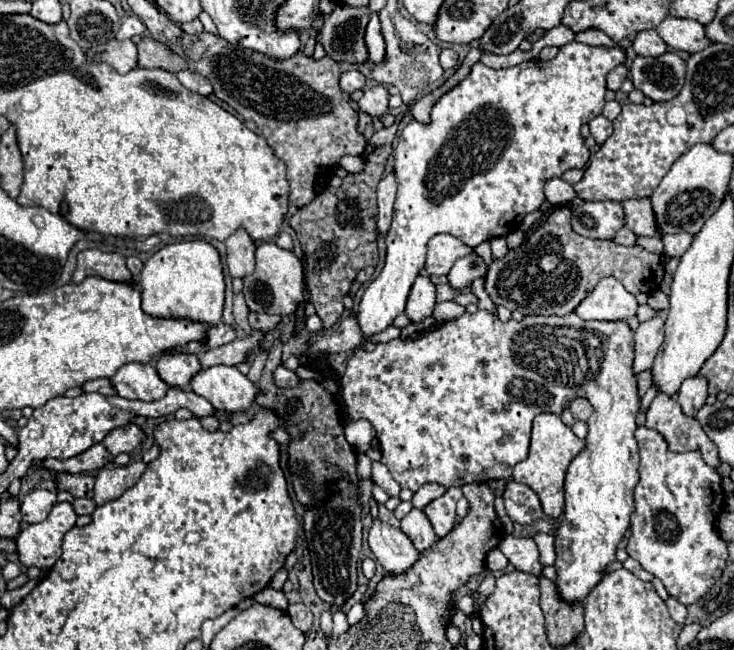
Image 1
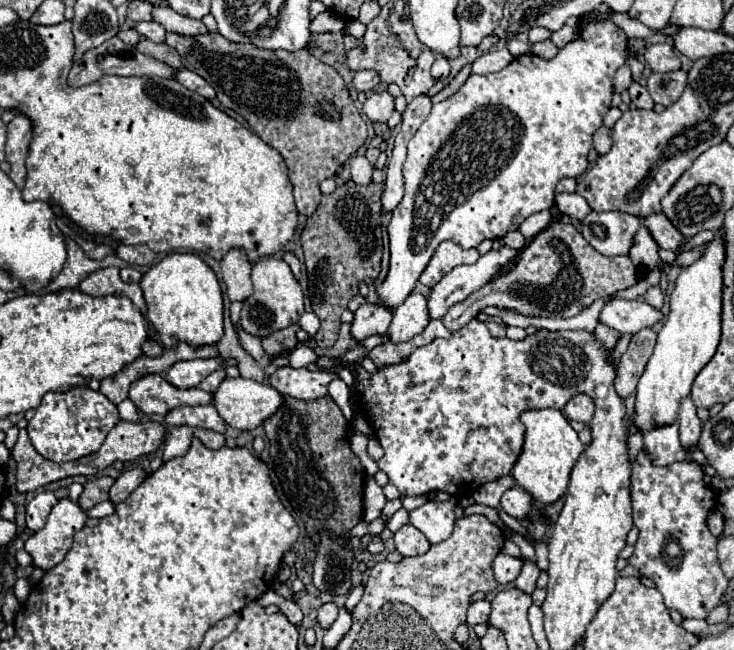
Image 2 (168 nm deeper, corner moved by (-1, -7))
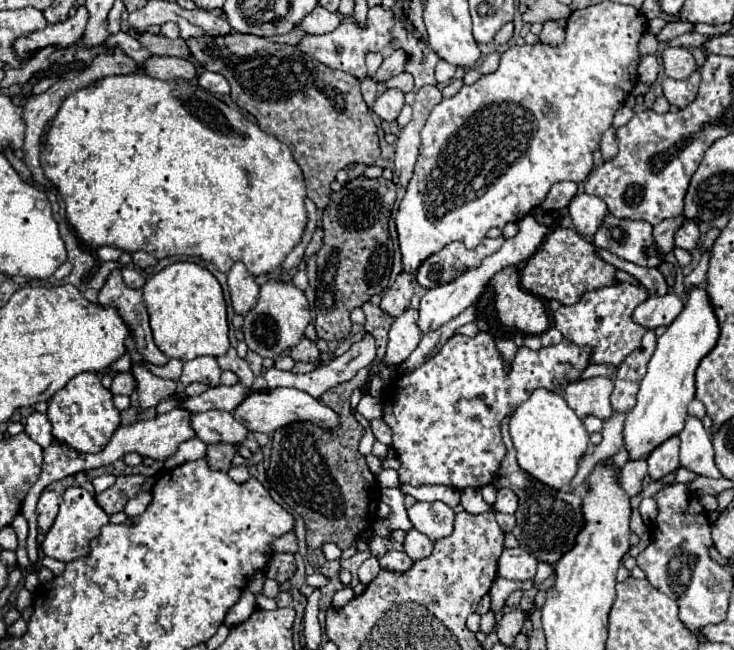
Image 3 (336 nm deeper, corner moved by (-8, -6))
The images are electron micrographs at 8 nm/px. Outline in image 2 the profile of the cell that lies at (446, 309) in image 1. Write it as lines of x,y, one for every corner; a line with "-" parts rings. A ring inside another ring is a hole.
554,221
548,229
540,231
532,243
526,245
512,271
500,275
482,289
474,291
466,301
454,305
444,315
442,323
450,331
458,331
490,305
500,309
510,307
532,317
574,317
582,309
590,307
596,299
628,289
636,285
638,279
640,273
632,265
630,257
600,255
594,247
588,247
588,241
580,235
576,225

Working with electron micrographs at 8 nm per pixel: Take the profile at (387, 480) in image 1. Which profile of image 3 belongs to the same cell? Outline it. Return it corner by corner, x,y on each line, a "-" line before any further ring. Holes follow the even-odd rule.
383,470
383,472
377,476
377,482
379,482
381,488
399,486
399,478
397,478
397,472
395,472
395,470

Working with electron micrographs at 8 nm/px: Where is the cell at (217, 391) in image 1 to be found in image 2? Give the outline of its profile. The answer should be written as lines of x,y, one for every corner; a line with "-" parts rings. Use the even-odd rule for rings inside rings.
224,379
218,387
218,391
214,393
214,407
218,409
220,417
230,425
236,427
240,431
252,431
256,427
260,427
268,417
272,417
278,407
284,403
284,397
280,391
276,391
272,385
268,383
256,383
250,379

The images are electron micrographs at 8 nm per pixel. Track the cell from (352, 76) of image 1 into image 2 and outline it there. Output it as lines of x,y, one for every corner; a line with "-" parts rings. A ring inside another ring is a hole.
372,69
358,71
354,75
354,87
356,87
356,91
372,91
378,85
380,85
380,75
376,75
376,71
372,71

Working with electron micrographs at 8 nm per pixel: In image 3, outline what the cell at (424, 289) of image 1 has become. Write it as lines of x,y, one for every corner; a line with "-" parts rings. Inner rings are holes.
407,308
391,326
389,330
389,346
385,354
385,362
381,364
381,376
383,380
391,380
395,374
389,368
389,364
401,364
409,358
409,354
417,348
423,332
417,326
419,320
419,310
417,308

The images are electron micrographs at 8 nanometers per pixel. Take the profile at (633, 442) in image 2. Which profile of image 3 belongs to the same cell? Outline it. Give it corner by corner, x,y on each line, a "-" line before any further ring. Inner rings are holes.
645,458
627,460
627,464
621,468
619,484
623,486
623,490
629,496
637,496
641,492
641,488
643,488
645,474
647,474
647,462
645,462

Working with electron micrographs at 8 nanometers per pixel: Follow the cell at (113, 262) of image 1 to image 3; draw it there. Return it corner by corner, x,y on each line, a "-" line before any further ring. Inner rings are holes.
113,270
105,282
105,286
99,290
99,304
101,306
115,306
121,314
121,318
131,326
133,340
139,350
139,354
157,366
163,366
169,362
169,358
157,348
153,342
153,332
149,326
149,314
143,304
143,292
129,288
123,282
121,270

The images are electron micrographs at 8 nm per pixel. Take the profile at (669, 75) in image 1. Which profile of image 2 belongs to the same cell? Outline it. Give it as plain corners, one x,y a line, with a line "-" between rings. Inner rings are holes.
674,71
674,73
652,73
648,77
648,91
652,99
664,107
678,101
686,87
686,73

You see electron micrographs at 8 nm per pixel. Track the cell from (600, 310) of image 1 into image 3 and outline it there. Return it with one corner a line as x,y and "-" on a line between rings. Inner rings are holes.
675,294
649,296
643,304
639,304
633,310
631,318
643,328
655,330
657,326
669,326
679,316
681,310
683,310
683,302

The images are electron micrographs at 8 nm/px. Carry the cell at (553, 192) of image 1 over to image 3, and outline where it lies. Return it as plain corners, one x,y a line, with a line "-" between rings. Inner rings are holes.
577,194
569,204
569,214
575,230
583,236
591,236
599,228
599,222
603,222
607,214
607,204
599,196

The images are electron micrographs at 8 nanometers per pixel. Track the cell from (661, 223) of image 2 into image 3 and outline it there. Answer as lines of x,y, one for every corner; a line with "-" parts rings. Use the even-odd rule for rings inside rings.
683,222
675,232
675,246
683,250
695,248
699,242
699,228
695,222

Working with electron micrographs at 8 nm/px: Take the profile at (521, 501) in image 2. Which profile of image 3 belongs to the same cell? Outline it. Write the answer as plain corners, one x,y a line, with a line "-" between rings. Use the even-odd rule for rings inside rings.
501,488
493,506
495,506
497,512
515,514
517,512
517,506
519,506
519,500
517,500
517,496
515,496
515,492
511,488

